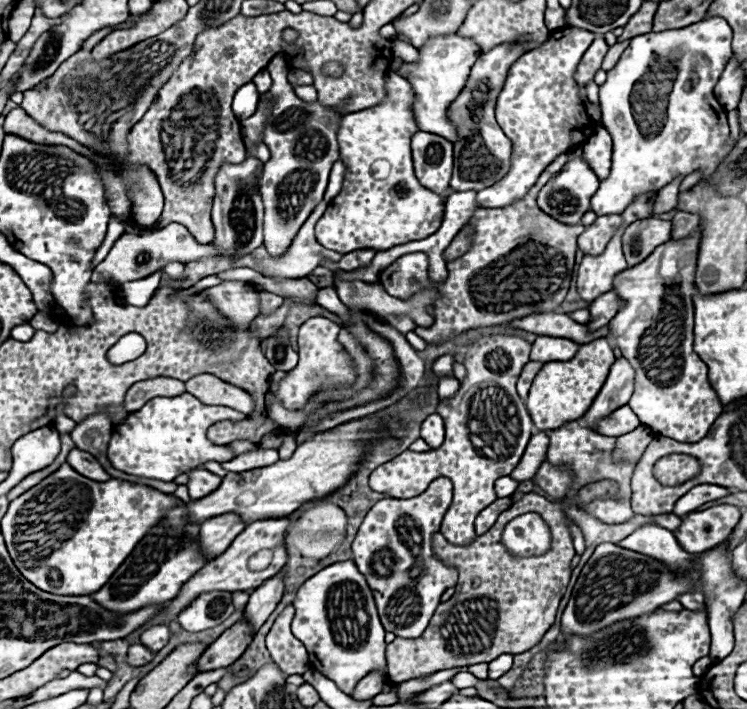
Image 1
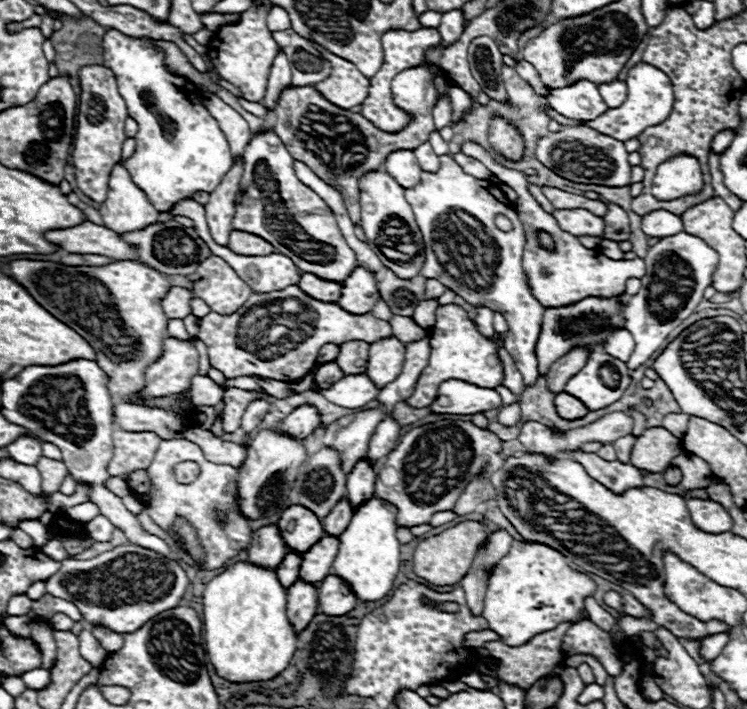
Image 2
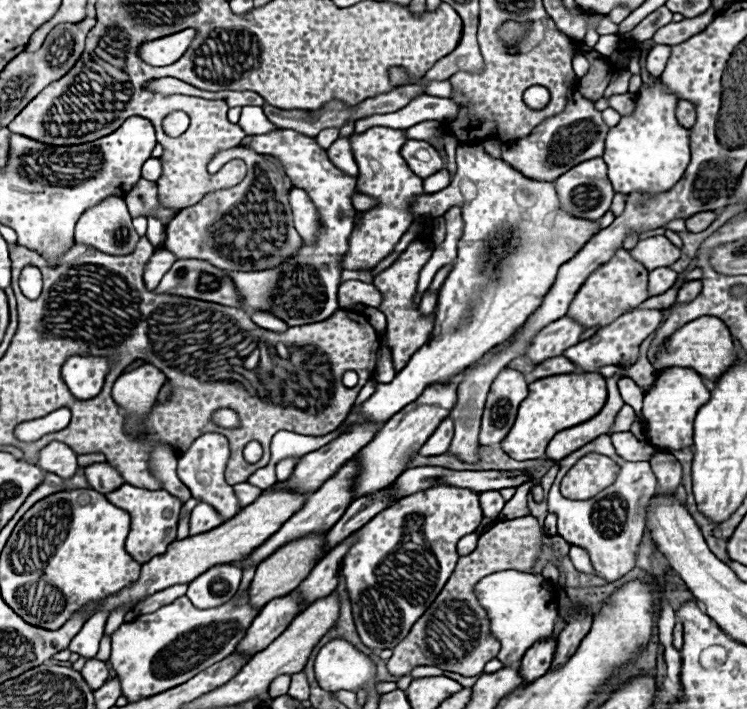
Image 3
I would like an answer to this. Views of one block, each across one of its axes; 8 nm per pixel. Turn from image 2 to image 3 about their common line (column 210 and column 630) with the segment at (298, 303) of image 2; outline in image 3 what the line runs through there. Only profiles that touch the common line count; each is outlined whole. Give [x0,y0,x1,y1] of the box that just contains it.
[564,310,662,372]

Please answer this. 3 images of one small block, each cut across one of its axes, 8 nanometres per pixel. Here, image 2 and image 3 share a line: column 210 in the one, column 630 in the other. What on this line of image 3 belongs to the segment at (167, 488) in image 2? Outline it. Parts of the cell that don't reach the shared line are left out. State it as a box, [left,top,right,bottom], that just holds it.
[548,434,656,582]

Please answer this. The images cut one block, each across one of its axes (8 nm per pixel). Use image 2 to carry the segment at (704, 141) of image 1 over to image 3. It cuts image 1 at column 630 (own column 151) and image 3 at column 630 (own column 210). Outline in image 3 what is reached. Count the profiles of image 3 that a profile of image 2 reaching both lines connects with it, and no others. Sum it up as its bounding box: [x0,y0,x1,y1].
[602,78,690,194]

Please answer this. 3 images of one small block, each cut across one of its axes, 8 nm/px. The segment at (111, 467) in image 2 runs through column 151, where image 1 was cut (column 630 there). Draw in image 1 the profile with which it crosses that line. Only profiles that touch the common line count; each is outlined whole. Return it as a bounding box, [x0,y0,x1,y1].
[614,426,652,462]

